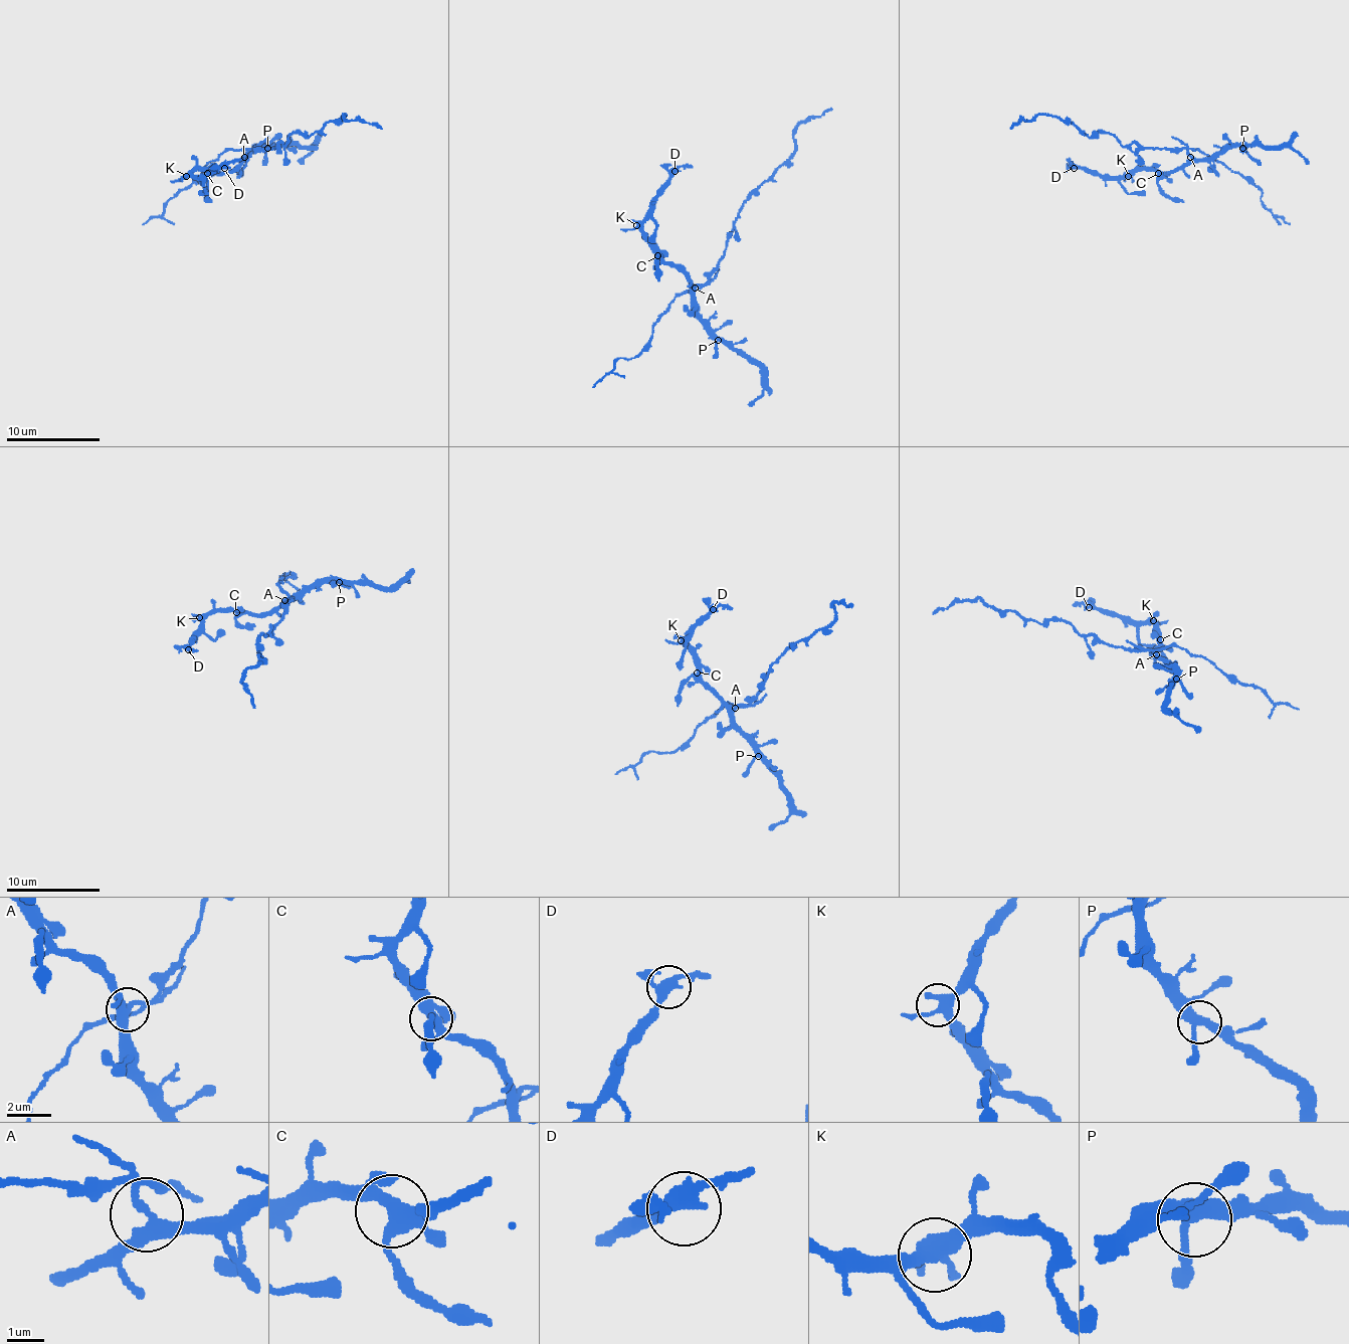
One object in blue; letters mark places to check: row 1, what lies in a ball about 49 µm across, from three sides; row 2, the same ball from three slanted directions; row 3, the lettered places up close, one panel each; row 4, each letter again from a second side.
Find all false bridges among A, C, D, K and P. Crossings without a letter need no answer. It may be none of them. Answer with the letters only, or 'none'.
A

